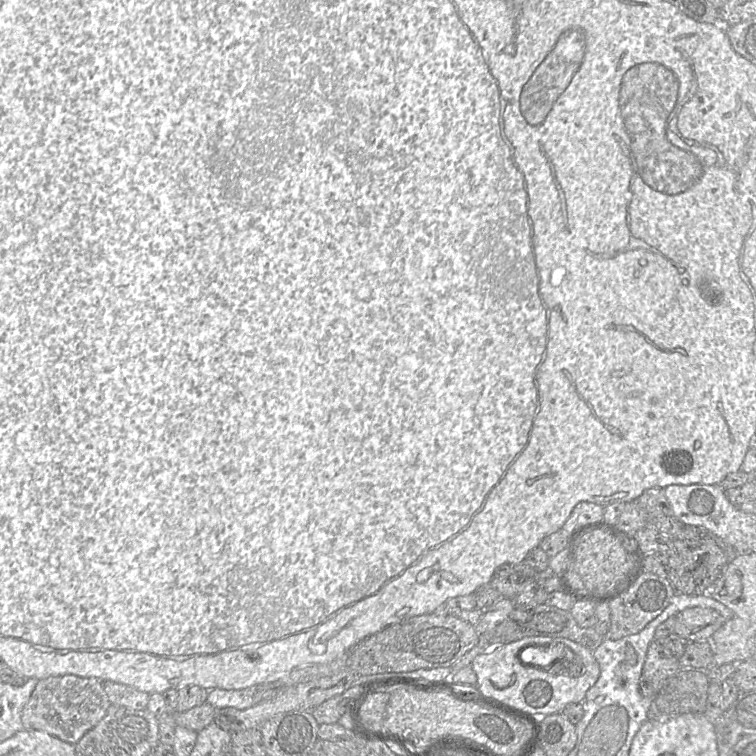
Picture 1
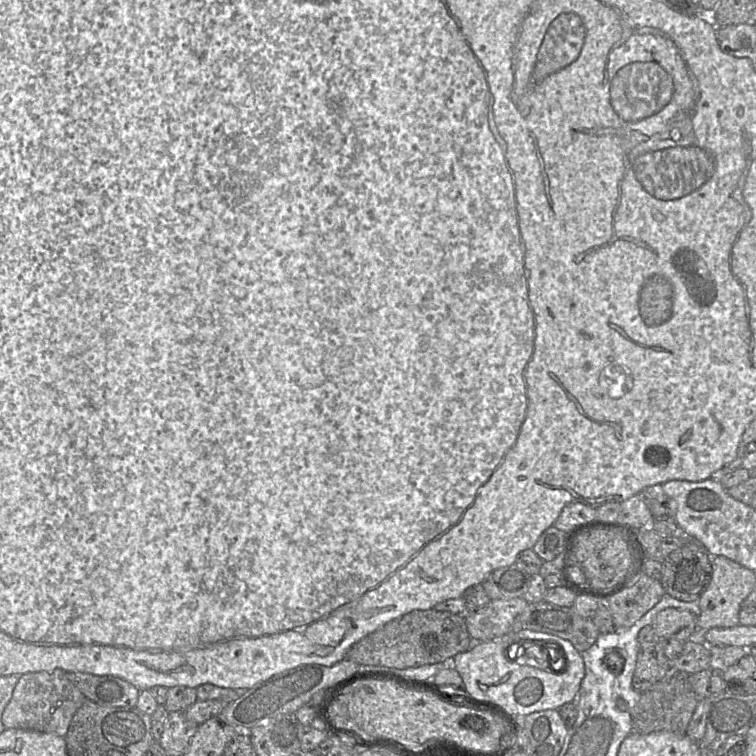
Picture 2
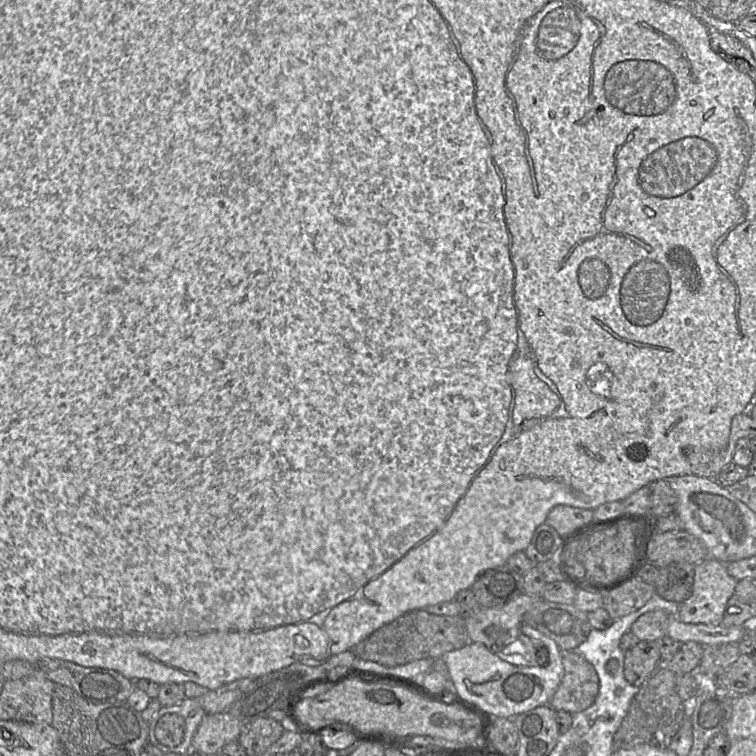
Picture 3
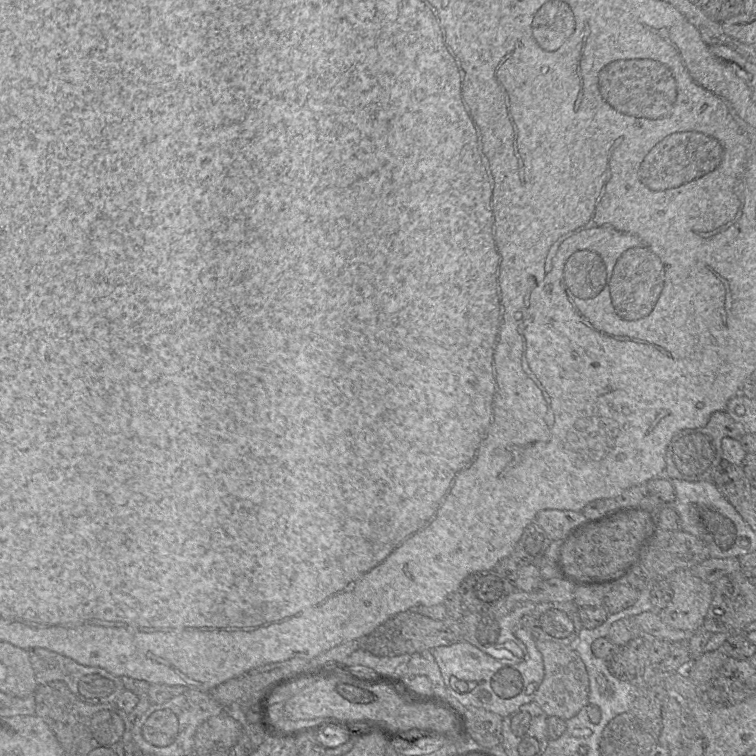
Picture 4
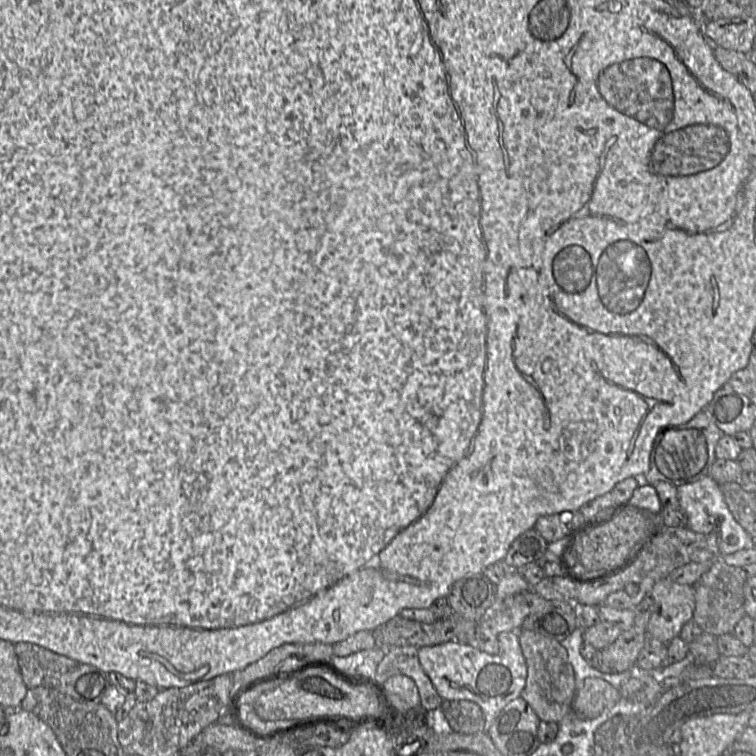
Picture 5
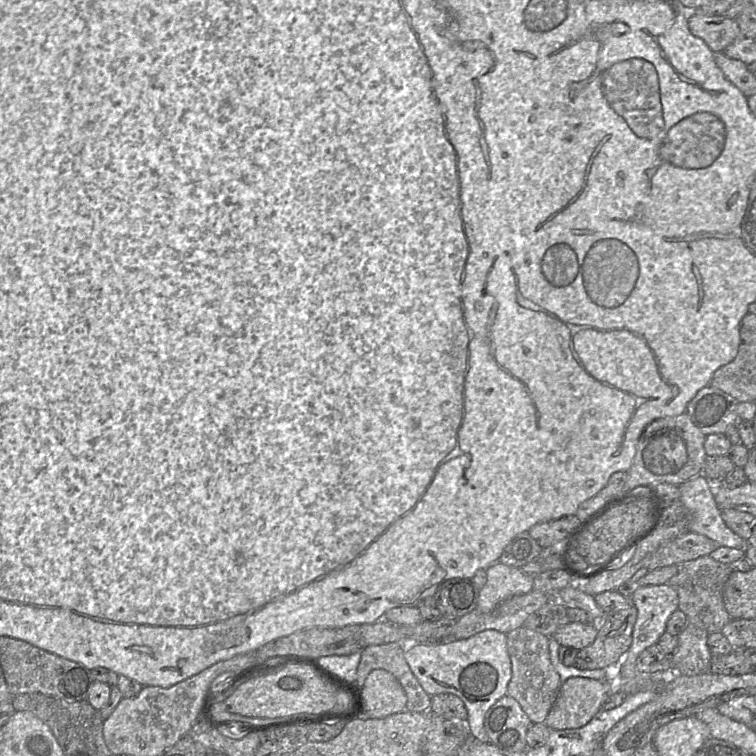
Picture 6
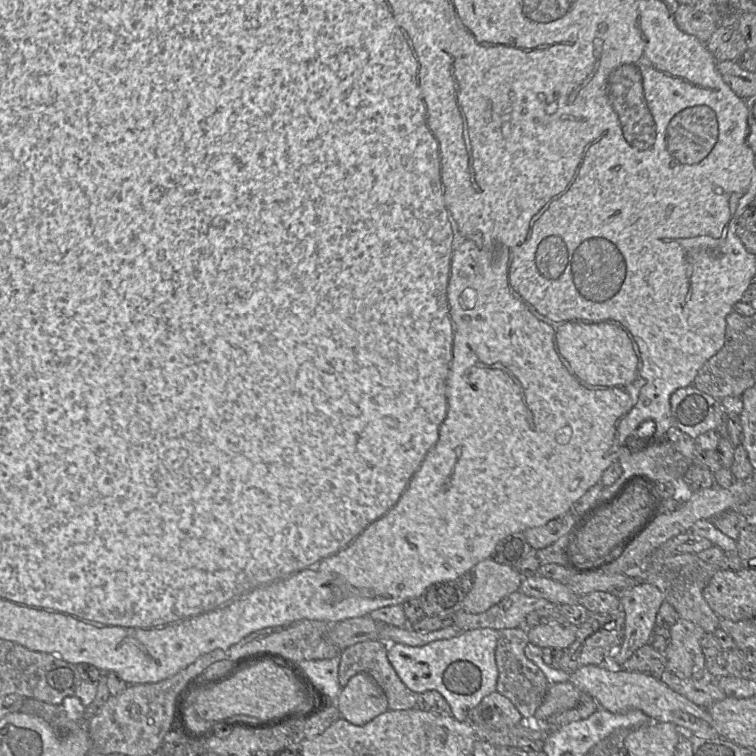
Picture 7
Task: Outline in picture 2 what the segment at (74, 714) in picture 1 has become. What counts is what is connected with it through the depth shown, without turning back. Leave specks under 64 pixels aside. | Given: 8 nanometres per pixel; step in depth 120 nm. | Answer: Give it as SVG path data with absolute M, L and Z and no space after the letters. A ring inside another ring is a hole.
M60 669L22 674L12 697L2 713L2 723L9 729L27 729L55 733L64 737L69 724L86 698Z

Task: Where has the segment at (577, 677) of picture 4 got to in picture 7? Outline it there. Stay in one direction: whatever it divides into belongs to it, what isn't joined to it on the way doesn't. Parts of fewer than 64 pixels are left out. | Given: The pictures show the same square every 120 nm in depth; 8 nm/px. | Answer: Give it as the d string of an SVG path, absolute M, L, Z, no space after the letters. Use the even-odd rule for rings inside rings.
M526 627L498 631L499 638L495 649L498 669L496 691L508 698L523 718L531 718L542 703L550 683L540 668L525 656L525 647L529 643Z

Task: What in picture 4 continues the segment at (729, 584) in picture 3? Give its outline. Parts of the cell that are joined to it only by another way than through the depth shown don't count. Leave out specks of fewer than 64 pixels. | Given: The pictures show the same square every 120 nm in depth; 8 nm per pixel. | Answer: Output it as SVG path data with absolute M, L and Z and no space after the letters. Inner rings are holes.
M679 569L669 574L665 579L672 587L673 597L664 608L657 611L661 620L673 628L686 632L701 629L713 596L712 583L695 576L691 569Z

